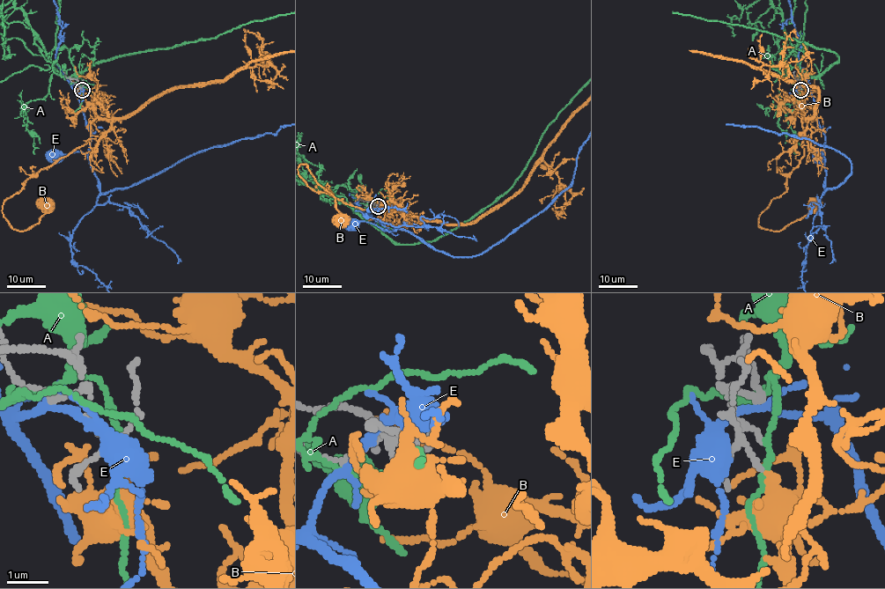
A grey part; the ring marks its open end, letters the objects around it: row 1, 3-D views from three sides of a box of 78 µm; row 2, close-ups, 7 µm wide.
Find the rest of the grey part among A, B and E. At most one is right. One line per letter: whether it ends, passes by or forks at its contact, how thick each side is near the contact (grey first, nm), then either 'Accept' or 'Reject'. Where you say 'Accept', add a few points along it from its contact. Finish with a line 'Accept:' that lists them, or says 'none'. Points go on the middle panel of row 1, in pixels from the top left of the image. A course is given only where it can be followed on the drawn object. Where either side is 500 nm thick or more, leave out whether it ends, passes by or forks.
A: It passes by. Thickness 90 nm (grey) against 120 nm. Reject
B: It passes by. Thickness 90 nm (grey) against 300 nm. Accept. Its course: (378, 207), (391, 209), (363, 209), (315, 191), (298, 167), (307, 166), (335, 198), (341, 218)
E: It forks there. Thickness 140 nm (grey) against 400 nm. Reject
Accept: B

